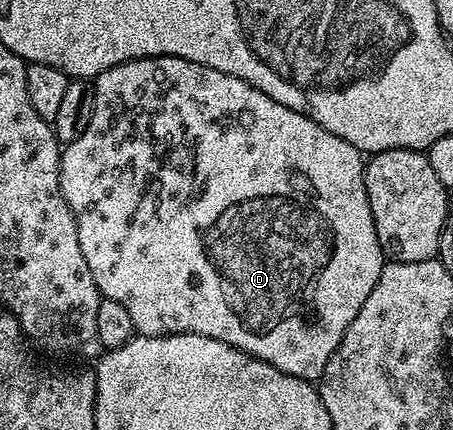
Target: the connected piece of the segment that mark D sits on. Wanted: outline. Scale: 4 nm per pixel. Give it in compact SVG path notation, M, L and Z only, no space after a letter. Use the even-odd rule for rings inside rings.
M145 57L112 66L93 78L96 108L84 135L62 149L60 185L62 194L76 219L80 251L88 259L88 271L96 279L99 294L105 300L120 303L132 318L135 330L144 337L167 337L170 333L199 333L241 349L251 357L259 357L301 381L317 382L324 367L344 339L348 323L356 319L364 299L384 264L380 239L376 239L376 223L368 203L364 183L366 167L363 154L352 143L324 131L312 119L276 103L264 91L252 87L236 75L204 67L179 57Z

